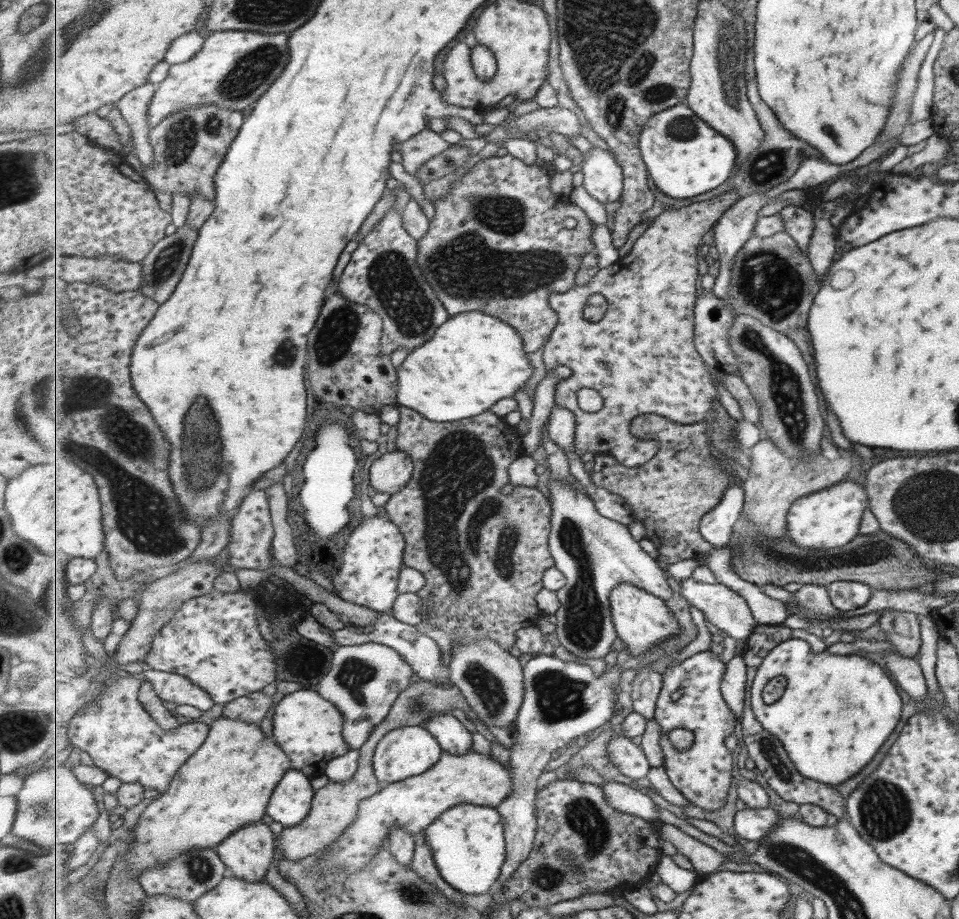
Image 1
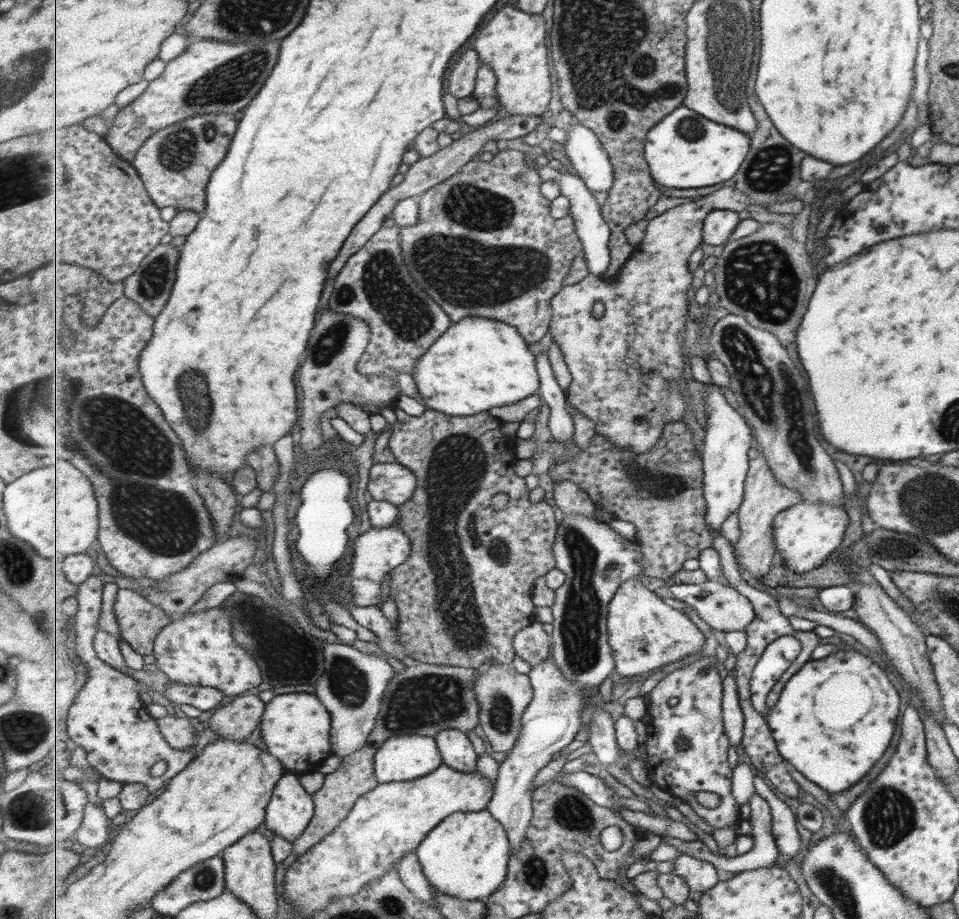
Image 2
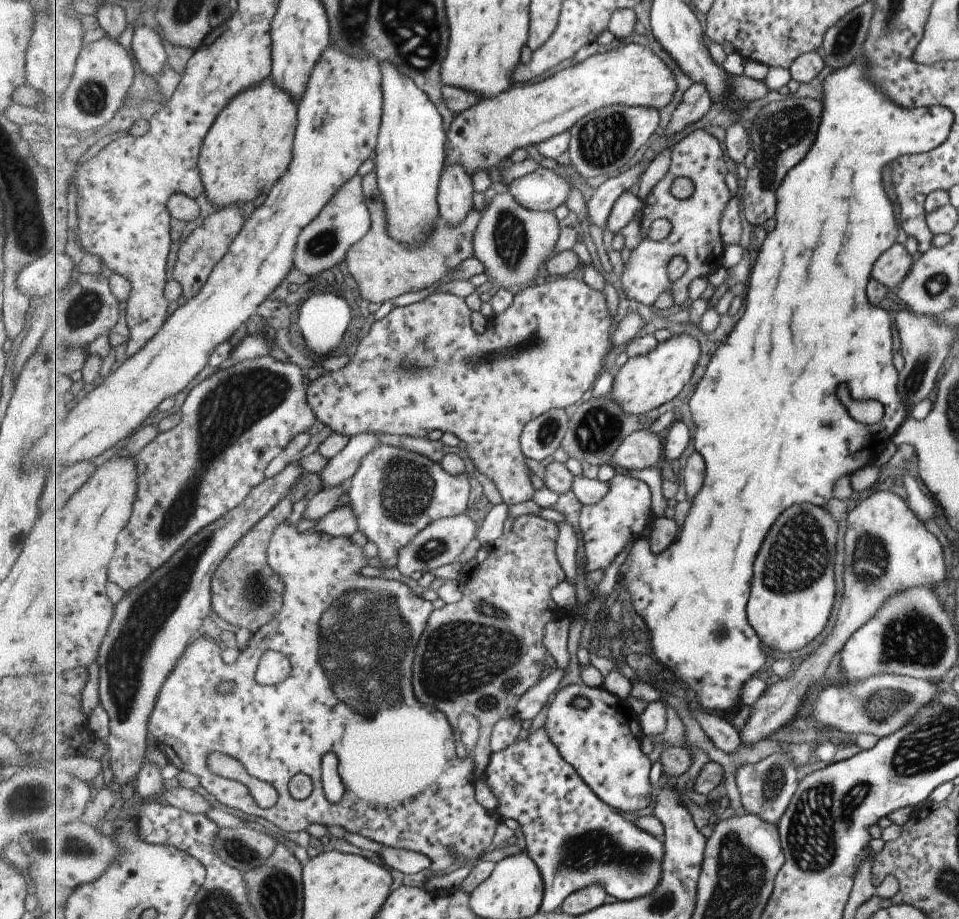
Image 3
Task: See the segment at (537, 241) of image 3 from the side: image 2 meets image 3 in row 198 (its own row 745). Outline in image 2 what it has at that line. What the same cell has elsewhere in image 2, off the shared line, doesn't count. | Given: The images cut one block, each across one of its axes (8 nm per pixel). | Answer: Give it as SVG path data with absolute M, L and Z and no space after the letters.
M490 658L487 664L477 670L480 672L476 682L476 693L481 707L480 724L493 750L502 752L504 757L509 756L521 735L521 720L534 697L530 676L517 672L511 663L503 664L494 658Z

